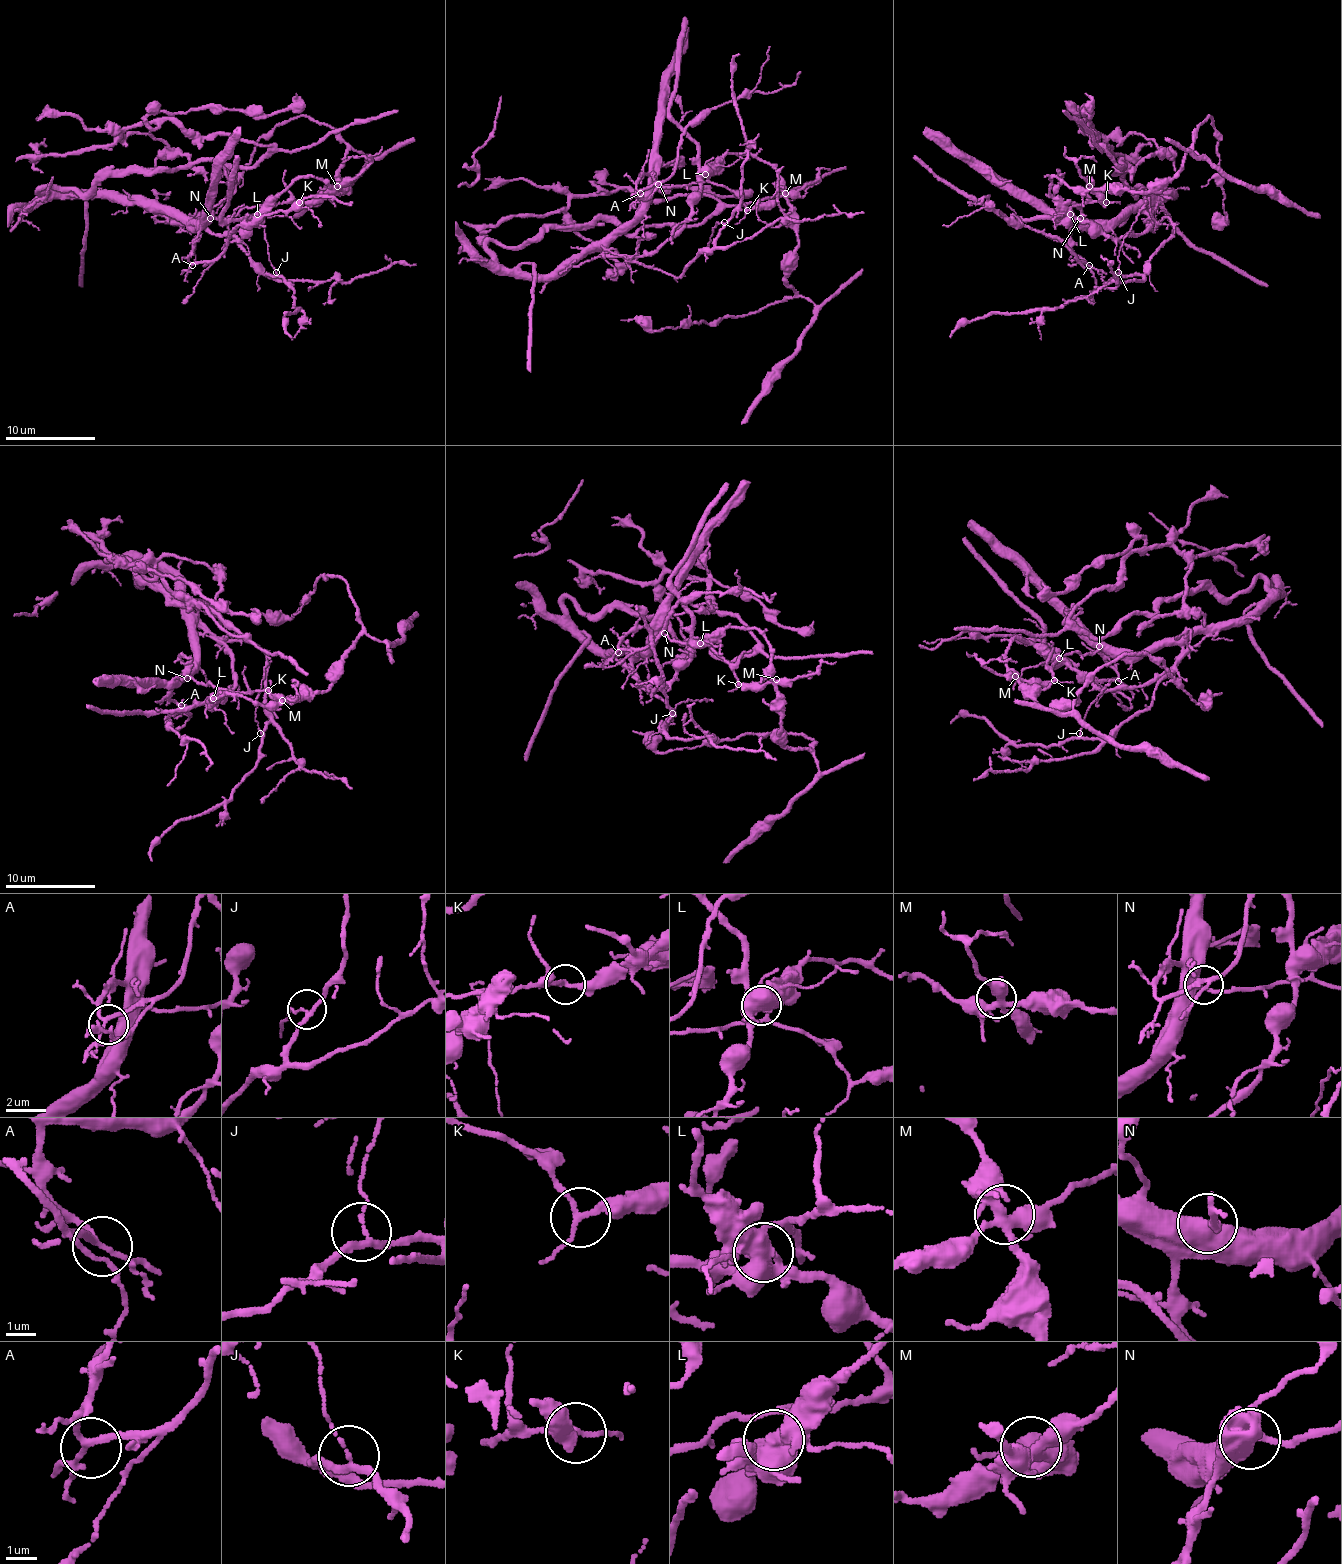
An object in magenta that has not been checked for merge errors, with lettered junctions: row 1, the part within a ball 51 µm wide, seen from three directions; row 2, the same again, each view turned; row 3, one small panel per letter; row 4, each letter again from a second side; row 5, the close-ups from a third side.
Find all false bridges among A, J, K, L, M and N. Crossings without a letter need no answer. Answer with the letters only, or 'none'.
K, L

